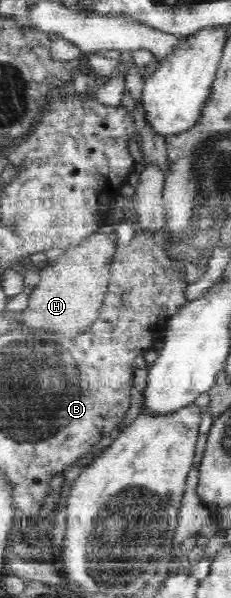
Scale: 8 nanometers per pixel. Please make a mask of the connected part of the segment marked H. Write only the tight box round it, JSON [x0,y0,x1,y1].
[18,229,116,337]

